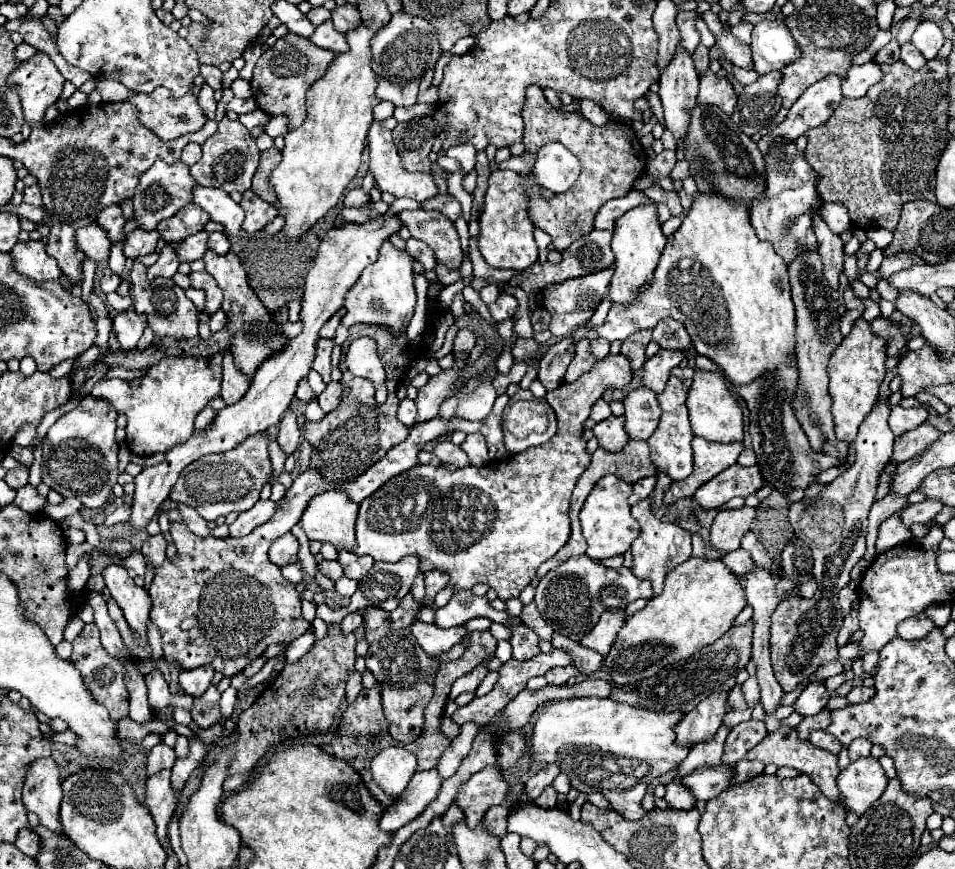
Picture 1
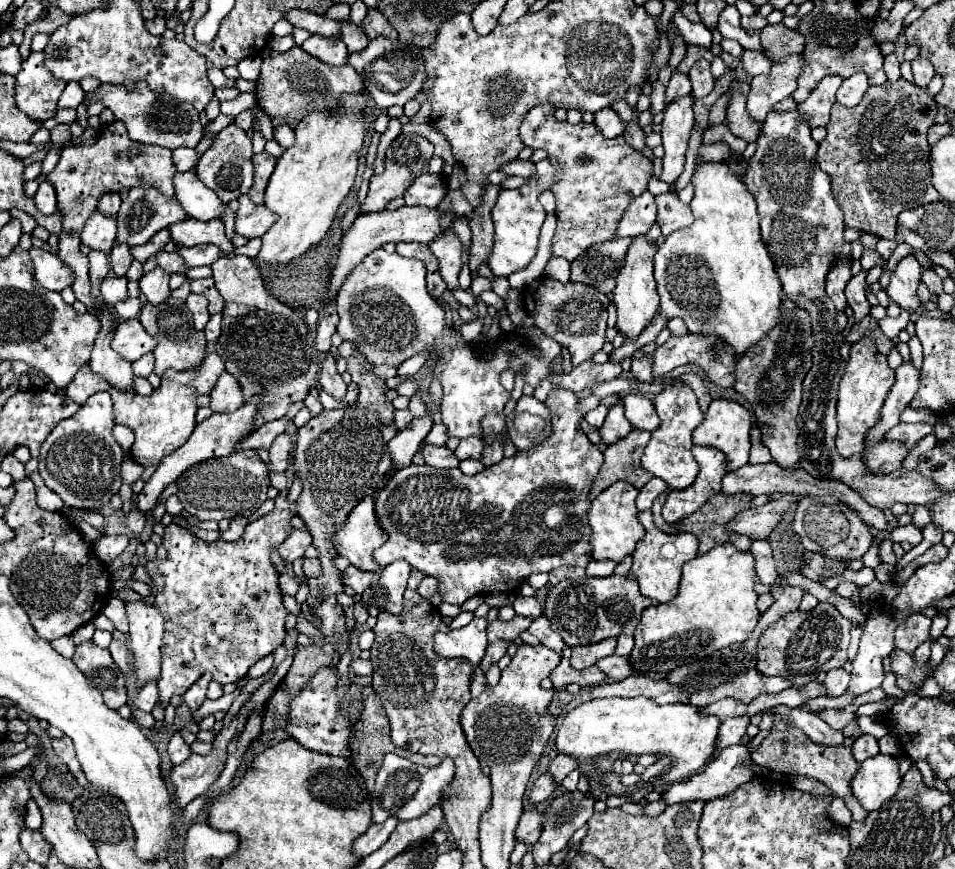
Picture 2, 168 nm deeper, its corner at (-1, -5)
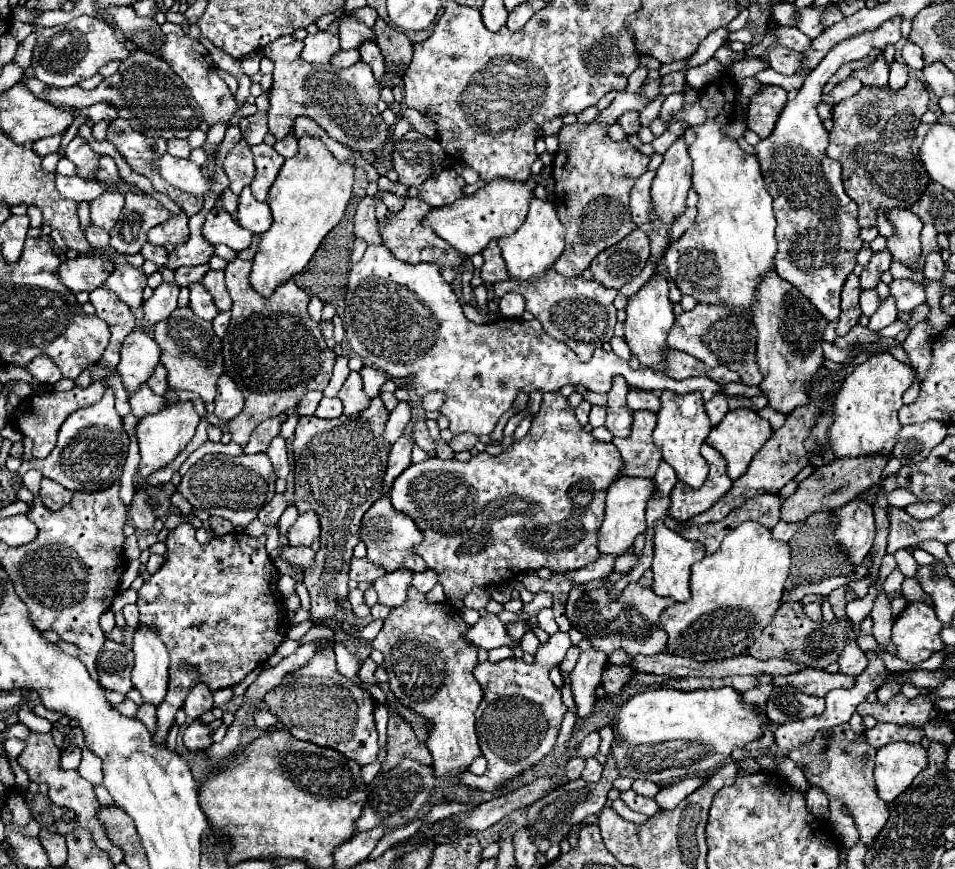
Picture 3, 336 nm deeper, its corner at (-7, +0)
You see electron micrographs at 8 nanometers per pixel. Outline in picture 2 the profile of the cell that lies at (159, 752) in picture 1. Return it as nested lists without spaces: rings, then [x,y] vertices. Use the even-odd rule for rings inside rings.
[[[179,732],[171,736],[169,746],[167,746],[167,754],[169,754],[169,758],[171,758],[171,762],[173,762],[173,764],[181,764],[183,760],[187,760],[187,758],[189,758],[191,750],[189,750],[189,746],[183,742],[183,738],[181,738],[181,734],[179,734]]]

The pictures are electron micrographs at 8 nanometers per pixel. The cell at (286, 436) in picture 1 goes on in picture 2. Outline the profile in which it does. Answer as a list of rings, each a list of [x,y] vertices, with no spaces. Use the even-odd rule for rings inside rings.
[[[281,434],[281,436],[275,438],[273,446],[269,448],[273,470],[277,470],[277,472],[285,472],[287,470],[291,448],[293,448],[293,438],[289,434]]]

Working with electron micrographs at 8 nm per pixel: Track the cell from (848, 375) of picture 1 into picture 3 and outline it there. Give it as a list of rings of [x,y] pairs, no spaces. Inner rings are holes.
[[[889,353],[871,355],[865,363],[855,367],[835,397],[833,423],[827,433],[835,457],[889,457],[895,445],[895,435],[901,429],[897,413],[903,407],[903,393],[913,385],[913,381],[915,375],[911,367],[897,361]]]

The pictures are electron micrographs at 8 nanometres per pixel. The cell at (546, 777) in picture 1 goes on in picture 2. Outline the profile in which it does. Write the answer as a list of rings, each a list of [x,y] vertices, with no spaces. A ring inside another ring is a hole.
[[[557,754],[553,760],[551,760],[551,764],[549,764],[549,774],[553,776],[553,784],[555,786],[559,786],[561,784],[561,780],[571,772],[571,770],[575,770],[577,768],[577,762],[575,762],[575,758],[571,758],[571,756],[565,756],[565,754]]]

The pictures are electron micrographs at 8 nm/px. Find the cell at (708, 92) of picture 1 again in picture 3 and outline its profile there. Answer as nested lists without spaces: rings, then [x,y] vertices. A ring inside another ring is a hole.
[[[765,85],[749,103],[749,129],[755,131],[761,139],[773,133],[773,125],[777,123],[777,113],[781,113],[781,105],[787,101],[787,91],[783,87]]]

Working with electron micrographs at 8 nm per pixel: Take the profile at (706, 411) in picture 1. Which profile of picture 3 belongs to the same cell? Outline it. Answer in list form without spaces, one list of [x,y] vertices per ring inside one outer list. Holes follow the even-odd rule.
[[[737,409],[737,411],[729,411],[729,413],[725,415],[725,419],[723,419],[717,427],[711,429],[711,433],[709,433],[709,437],[707,437],[707,443],[723,455],[723,459],[727,461],[727,475],[735,481],[735,479],[739,479],[739,477],[747,471],[753,455],[761,449],[761,445],[763,445],[771,435],[773,435],[773,431],[771,431],[769,421],[761,419],[755,411]]]

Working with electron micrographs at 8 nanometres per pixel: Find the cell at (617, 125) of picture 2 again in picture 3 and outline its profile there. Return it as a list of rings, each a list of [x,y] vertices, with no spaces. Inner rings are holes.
[[[627,111],[617,123],[623,127],[623,131],[625,131],[627,135],[639,133],[639,129],[641,129],[641,121],[639,121],[639,113],[637,113],[637,111]]]

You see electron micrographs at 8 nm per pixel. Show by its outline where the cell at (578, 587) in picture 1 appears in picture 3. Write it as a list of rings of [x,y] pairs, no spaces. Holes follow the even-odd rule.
[[[613,573],[609,581],[593,591],[583,591],[573,587],[569,593],[569,601],[565,607],[567,619],[571,625],[583,633],[585,639],[593,643],[595,649],[601,649],[605,655],[611,655],[615,649],[623,649],[627,655],[659,655],[667,653],[665,641],[667,633],[659,625],[661,613],[673,605],[673,599],[665,599],[655,595],[651,589],[641,587],[639,583],[631,583],[619,595],[617,601],[609,599],[609,587],[617,583],[623,573]]]

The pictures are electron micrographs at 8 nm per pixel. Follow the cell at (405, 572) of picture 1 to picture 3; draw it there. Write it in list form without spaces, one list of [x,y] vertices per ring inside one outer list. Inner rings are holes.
[[[397,569],[393,573],[385,573],[383,577],[379,577],[373,583],[379,593],[379,603],[389,607],[399,607],[407,597],[411,579],[413,579],[413,571],[409,569]]]

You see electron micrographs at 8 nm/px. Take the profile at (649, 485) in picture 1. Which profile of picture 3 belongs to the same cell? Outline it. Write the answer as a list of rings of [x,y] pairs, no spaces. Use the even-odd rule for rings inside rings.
[[[661,461],[659,463],[659,469],[655,473],[655,485],[657,485],[657,495],[663,497],[663,495],[669,495],[673,485],[677,483],[677,477],[675,477],[675,471],[669,463]]]

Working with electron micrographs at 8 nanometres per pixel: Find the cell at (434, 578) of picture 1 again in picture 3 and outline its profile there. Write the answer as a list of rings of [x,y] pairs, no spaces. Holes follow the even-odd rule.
[[[425,569],[425,571],[421,571],[421,573],[415,573],[411,585],[413,585],[417,591],[427,593],[427,591],[431,591],[431,589],[437,585],[437,573],[433,573],[431,569]]]

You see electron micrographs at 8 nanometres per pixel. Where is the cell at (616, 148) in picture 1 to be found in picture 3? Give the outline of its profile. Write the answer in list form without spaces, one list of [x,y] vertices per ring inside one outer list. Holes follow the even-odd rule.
[[[573,123],[565,125],[559,133],[559,149],[553,161],[553,179],[555,179],[555,199],[553,205],[559,213],[561,223],[565,225],[565,251],[555,263],[555,271],[563,277],[581,277],[581,273],[591,265],[591,261],[605,251],[607,247],[625,239],[631,231],[637,229],[631,219],[629,207],[629,191],[633,189],[635,181],[647,171],[649,157],[639,153],[627,141],[613,141],[607,135],[607,125],[601,123]]]

